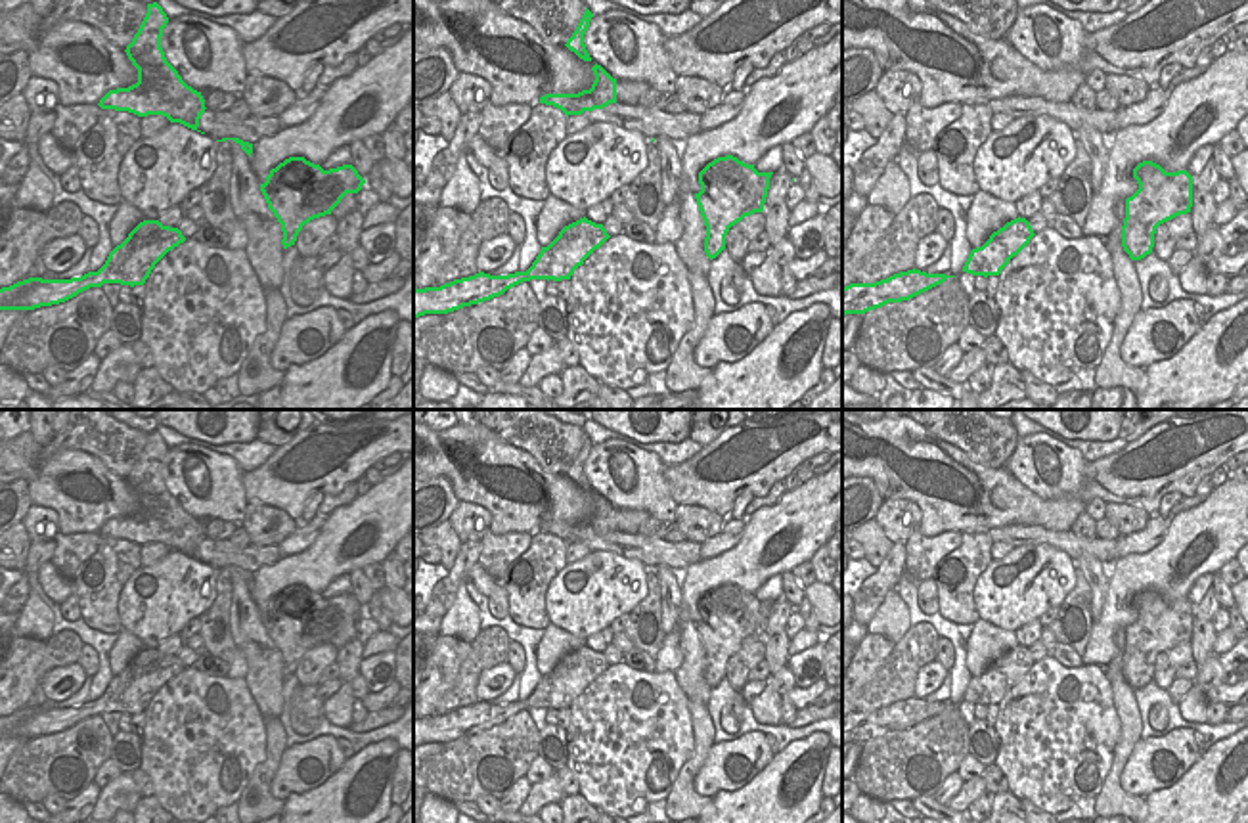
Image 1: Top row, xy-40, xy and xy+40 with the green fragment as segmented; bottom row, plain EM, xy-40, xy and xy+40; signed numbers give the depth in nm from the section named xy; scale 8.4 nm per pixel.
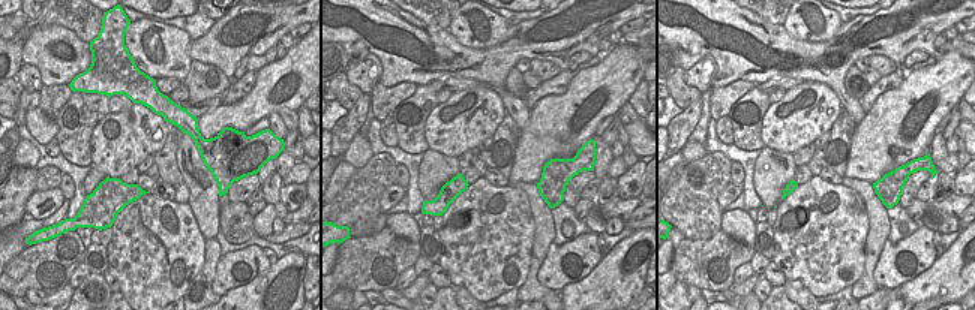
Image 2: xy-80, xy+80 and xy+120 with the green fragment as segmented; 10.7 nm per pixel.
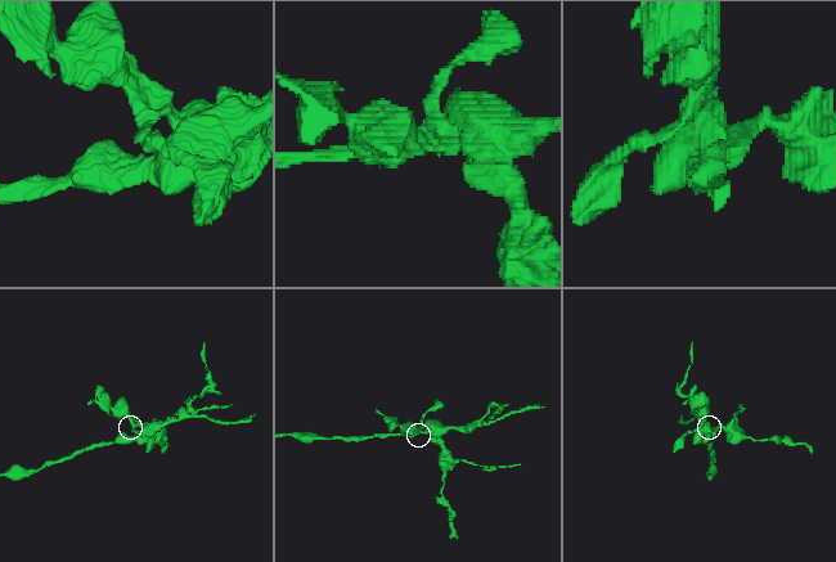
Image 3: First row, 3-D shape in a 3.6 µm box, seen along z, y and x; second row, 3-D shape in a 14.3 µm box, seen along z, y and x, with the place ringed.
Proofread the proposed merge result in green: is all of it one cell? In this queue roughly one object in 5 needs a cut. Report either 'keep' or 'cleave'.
cleave

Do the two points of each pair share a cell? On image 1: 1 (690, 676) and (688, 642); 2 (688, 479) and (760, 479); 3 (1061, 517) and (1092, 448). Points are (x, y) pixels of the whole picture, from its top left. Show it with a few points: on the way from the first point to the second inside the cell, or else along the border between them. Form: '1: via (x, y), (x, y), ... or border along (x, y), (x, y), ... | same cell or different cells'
1: via (690, 668), (690, 649) | same cell
2: via (705, 481), (730, 483), (743, 479) | same cell
3: border along (1128, 443), (1114, 452), (1088, 462) | different cells

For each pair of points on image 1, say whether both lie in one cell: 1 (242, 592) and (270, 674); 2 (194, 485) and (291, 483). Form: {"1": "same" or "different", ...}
{"1": "same", "2": "different"}

